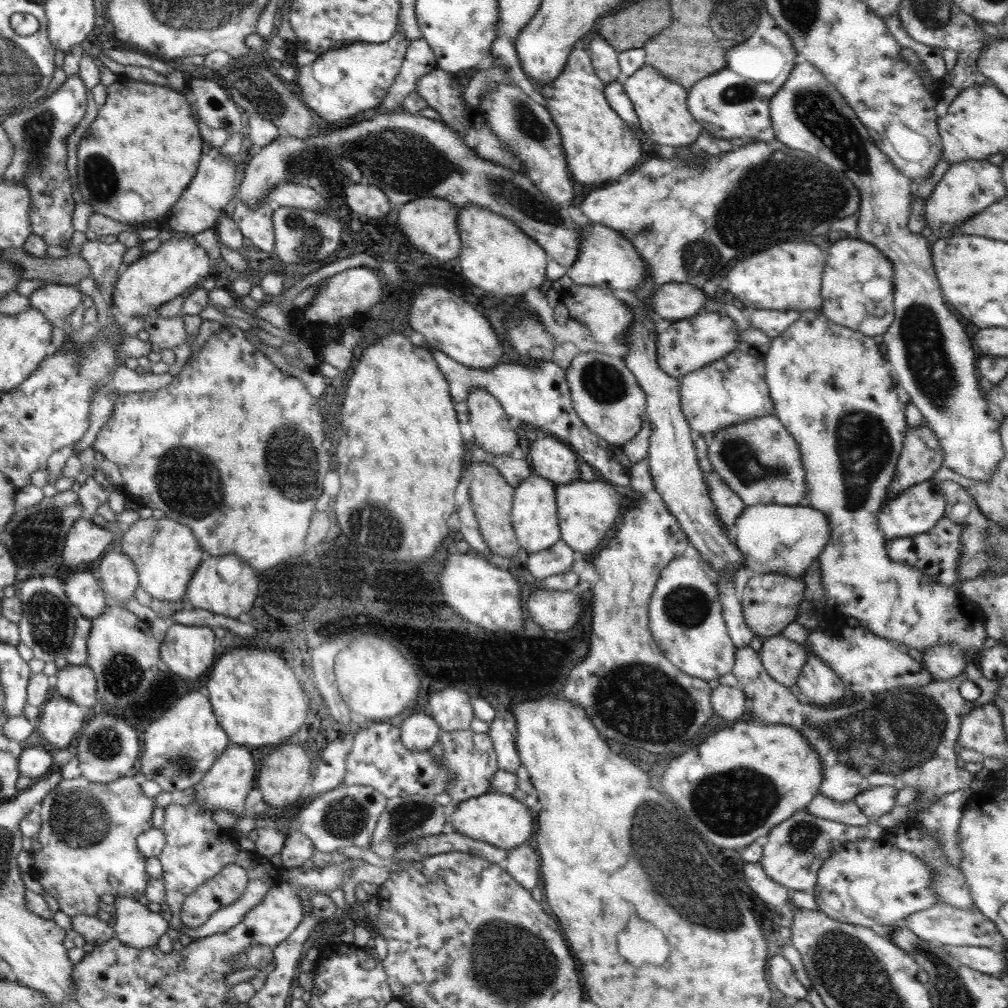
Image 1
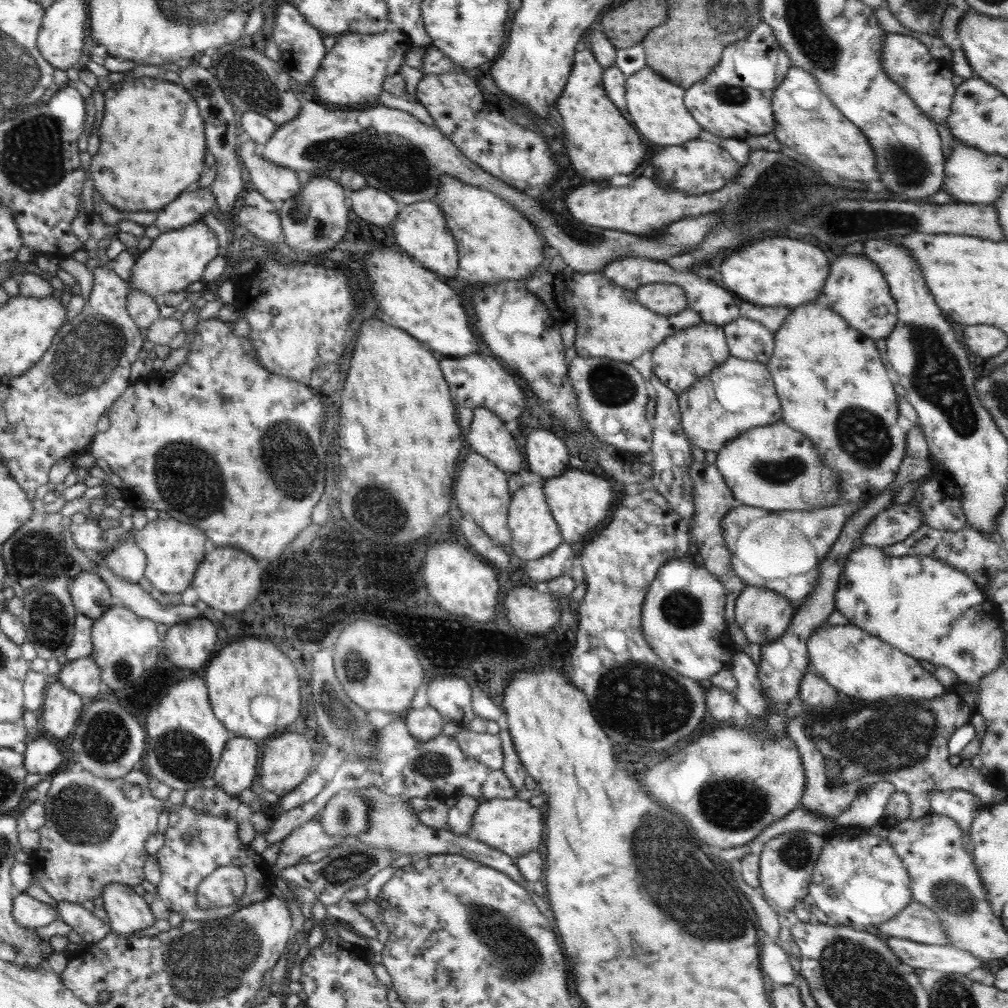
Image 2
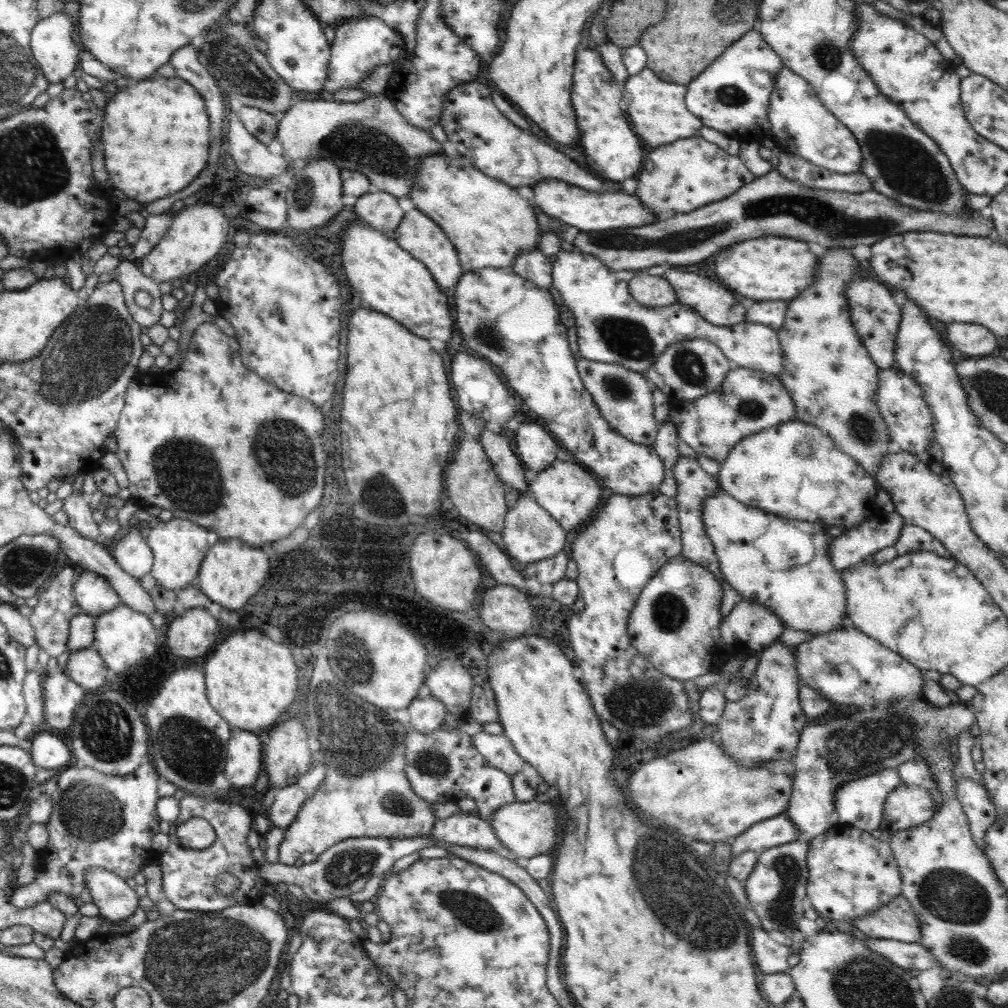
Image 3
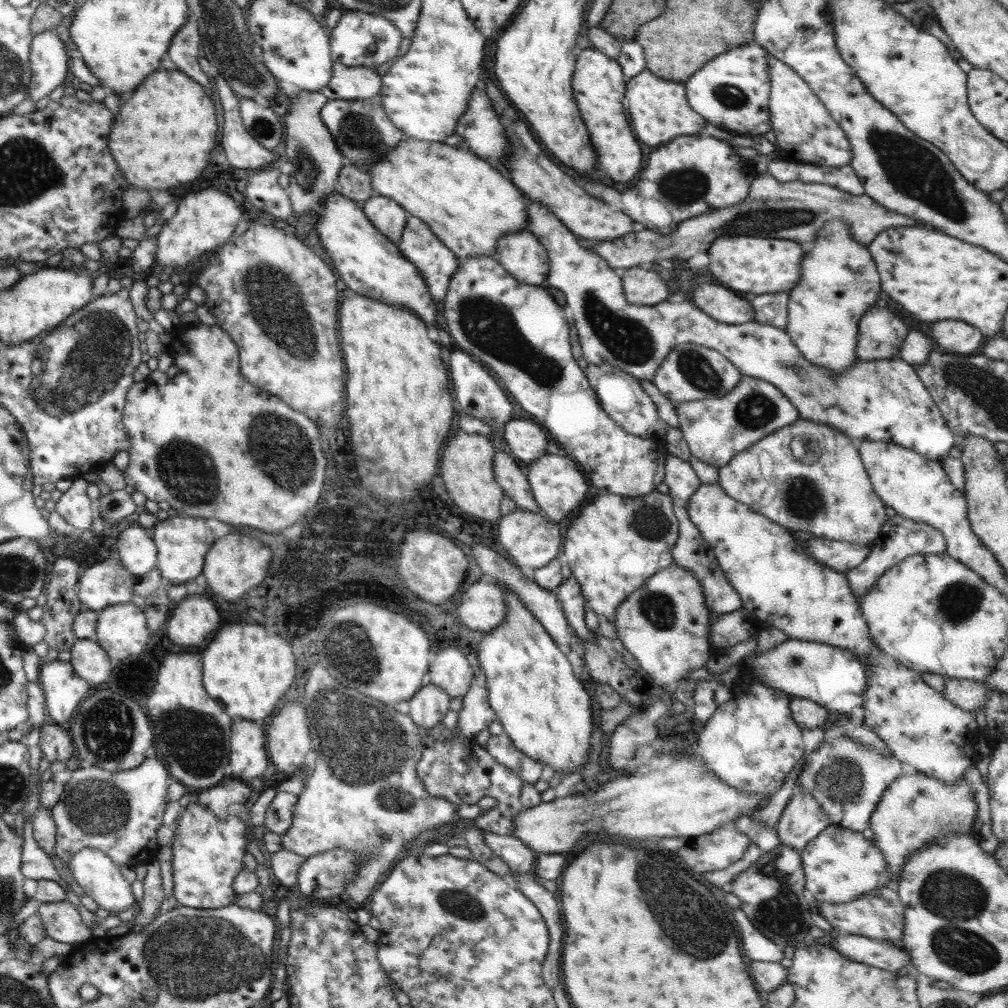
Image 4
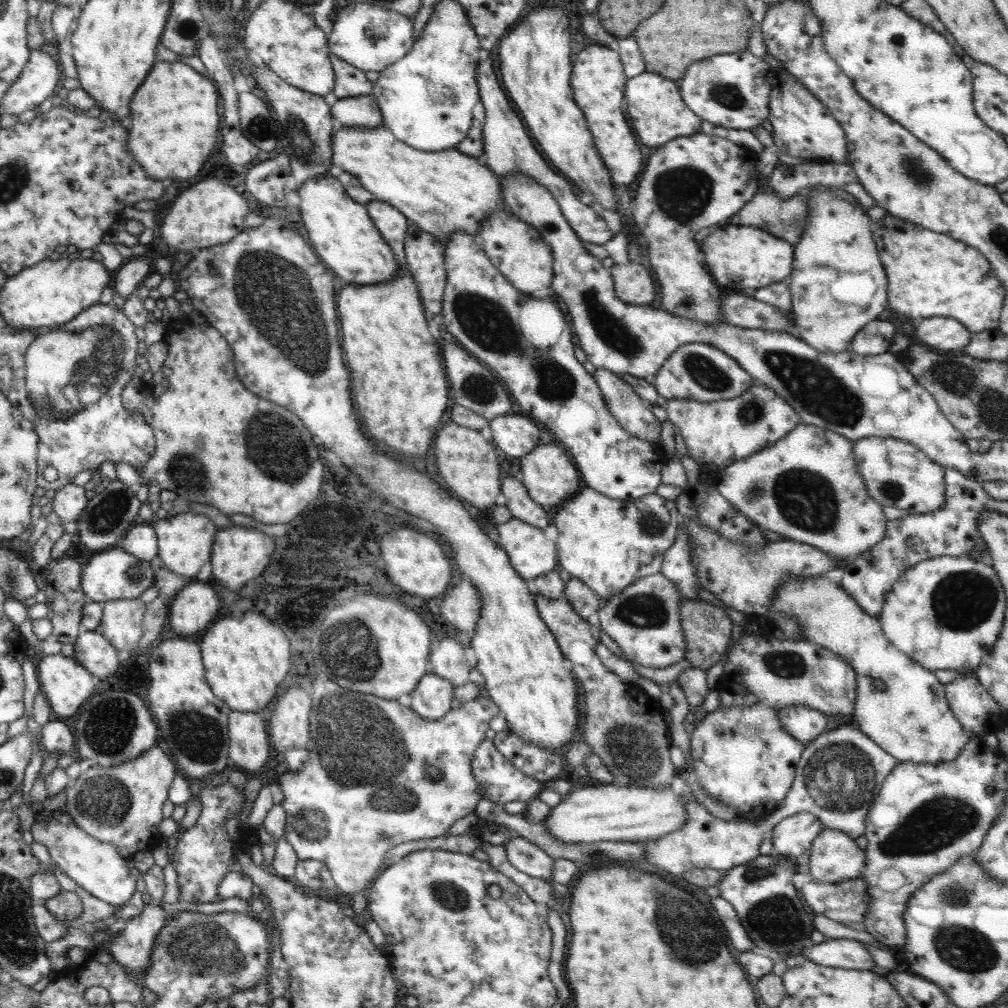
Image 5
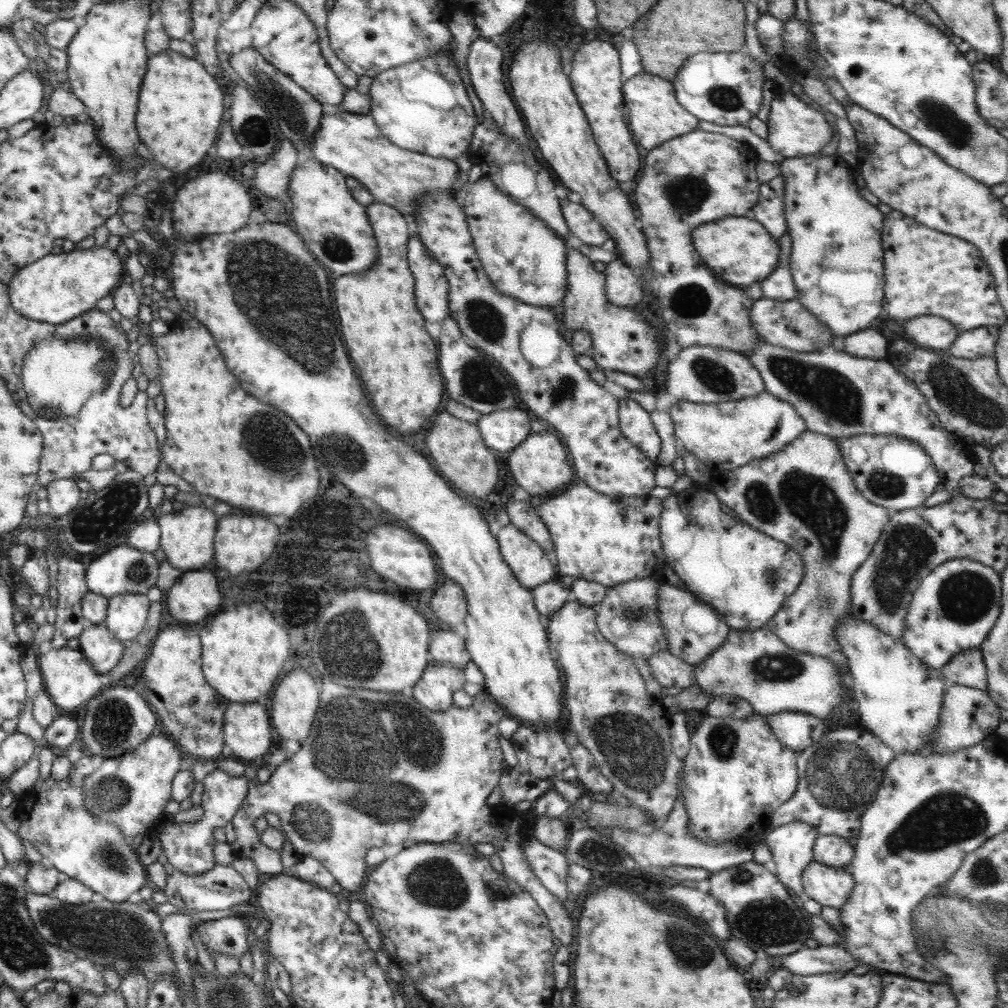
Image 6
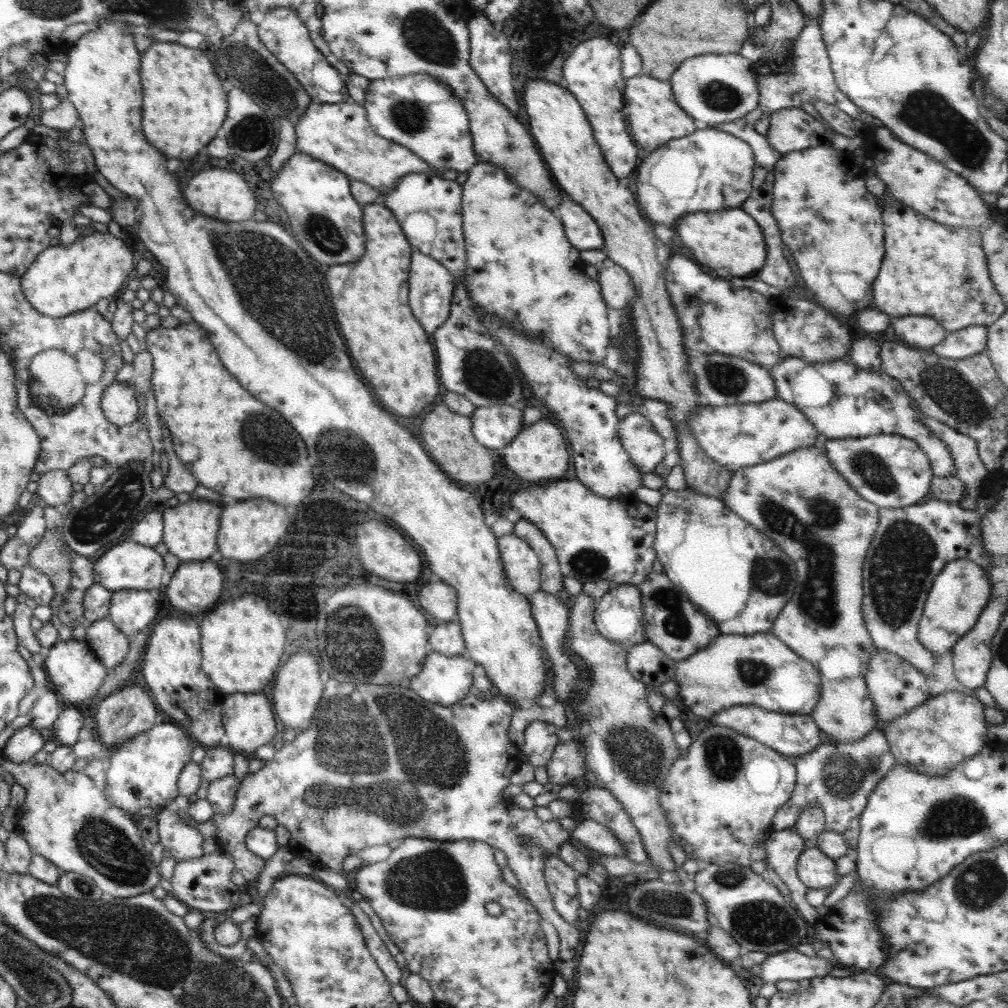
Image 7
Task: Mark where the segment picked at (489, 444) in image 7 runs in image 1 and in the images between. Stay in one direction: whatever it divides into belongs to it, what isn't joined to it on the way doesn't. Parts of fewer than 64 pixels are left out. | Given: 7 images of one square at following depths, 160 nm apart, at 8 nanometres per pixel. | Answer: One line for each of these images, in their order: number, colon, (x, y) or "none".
1: (551, 459)
2: (547, 455)
3: (536, 447)
4: (526, 439)
5: (516, 434)
6: (502, 430)

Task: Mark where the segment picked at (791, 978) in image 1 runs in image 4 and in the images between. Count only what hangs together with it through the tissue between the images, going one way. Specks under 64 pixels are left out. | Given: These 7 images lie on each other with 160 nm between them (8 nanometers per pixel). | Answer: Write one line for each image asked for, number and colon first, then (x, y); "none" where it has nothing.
2: (774, 960)
3: (770, 956)
4: (757, 946)

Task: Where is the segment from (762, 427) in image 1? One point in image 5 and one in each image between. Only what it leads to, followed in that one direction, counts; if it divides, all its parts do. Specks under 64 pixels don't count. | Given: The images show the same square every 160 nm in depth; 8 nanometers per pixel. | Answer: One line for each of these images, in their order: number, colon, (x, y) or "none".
2: (768, 467)
3: (766, 470)
4: (809, 477)
5: (806, 487)

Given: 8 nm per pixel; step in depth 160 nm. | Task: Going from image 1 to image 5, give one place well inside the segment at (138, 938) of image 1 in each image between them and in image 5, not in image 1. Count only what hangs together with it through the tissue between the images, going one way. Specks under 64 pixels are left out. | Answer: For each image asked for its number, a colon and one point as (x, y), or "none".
2: (127, 911)
3: (116, 900)
4: (95, 872)
5: (96, 866)

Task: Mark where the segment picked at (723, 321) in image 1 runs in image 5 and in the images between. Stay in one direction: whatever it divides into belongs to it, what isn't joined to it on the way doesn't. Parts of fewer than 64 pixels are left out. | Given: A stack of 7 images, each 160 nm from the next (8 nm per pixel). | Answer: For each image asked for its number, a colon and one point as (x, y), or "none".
2: (683, 358)
3: (689, 369)
4: (690, 372)
5: (696, 371)

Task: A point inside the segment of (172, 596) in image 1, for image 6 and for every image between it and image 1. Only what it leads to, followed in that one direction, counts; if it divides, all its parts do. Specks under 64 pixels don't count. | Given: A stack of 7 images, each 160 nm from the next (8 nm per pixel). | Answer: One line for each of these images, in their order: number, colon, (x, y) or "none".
2: (173, 550)
3: (178, 546)
4: (182, 543)
5: (184, 541)
6: (187, 535)

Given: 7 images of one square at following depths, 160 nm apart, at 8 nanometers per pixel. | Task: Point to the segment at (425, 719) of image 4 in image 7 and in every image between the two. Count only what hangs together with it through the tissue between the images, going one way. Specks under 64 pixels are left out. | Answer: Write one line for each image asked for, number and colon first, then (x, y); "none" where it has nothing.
5: (431, 698)
6: (434, 690)
7: (443, 679)

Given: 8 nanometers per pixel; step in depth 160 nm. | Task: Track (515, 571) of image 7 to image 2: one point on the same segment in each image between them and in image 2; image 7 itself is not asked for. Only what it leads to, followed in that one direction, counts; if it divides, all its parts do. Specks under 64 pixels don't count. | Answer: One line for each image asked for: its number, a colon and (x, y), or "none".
2: (535, 534)
3: (530, 534)
4: (532, 540)
5: (531, 554)
6: (530, 564)

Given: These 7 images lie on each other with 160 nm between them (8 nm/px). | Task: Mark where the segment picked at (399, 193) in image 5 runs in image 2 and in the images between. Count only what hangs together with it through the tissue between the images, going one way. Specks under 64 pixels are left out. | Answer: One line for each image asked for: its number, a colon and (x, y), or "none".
2: (496, 242)
3: (488, 222)
4: (468, 205)

